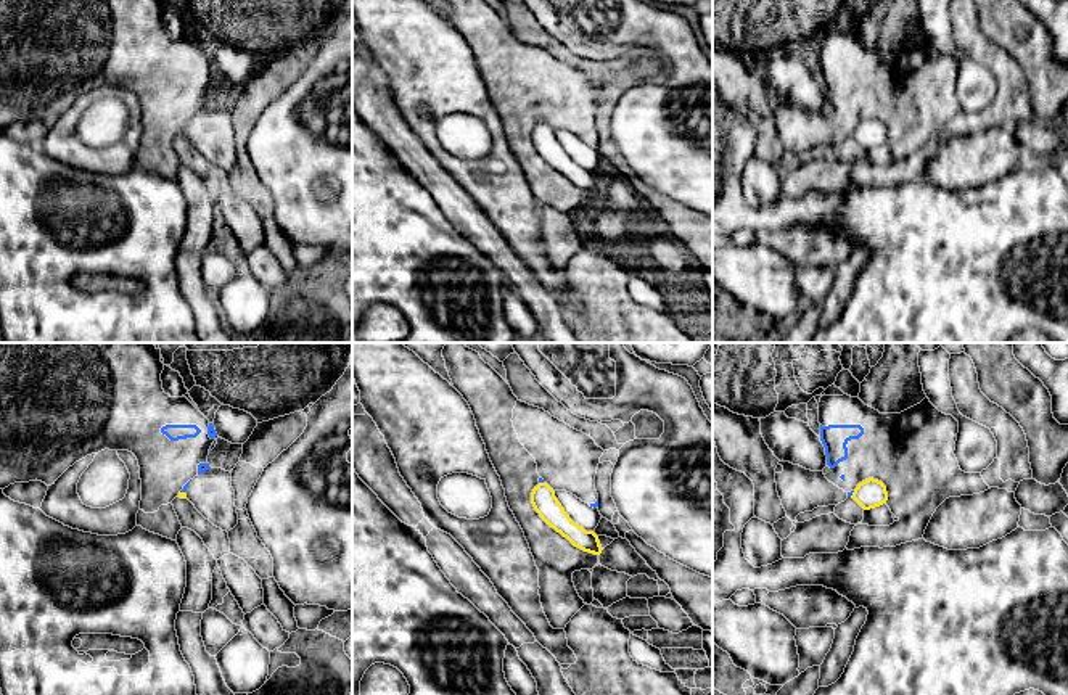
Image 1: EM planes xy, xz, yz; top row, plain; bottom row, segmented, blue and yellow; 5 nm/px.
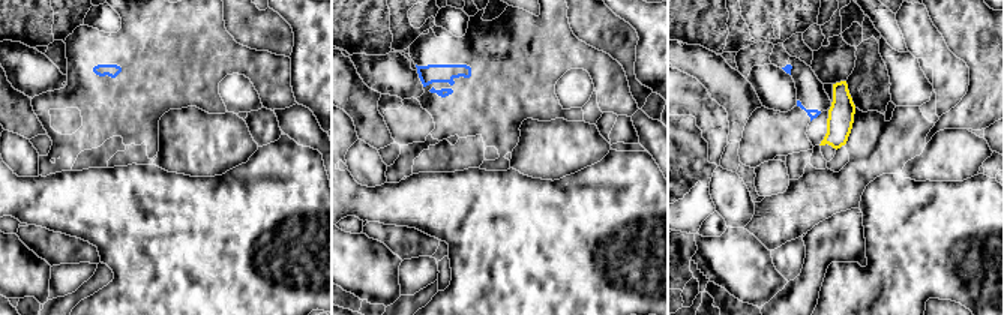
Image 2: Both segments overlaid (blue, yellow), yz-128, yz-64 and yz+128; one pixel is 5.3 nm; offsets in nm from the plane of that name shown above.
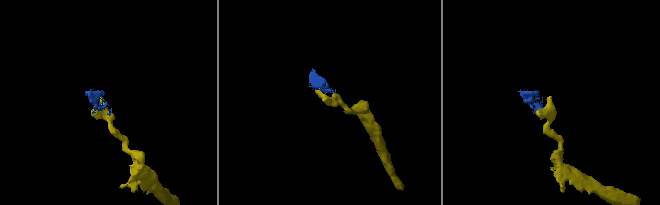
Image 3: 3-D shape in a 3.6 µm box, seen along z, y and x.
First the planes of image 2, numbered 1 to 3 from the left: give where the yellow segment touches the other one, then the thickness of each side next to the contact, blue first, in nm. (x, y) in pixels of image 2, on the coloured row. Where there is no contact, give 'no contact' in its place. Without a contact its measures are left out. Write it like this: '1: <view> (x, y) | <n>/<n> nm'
1: no contact
2: no contact
3: no contact

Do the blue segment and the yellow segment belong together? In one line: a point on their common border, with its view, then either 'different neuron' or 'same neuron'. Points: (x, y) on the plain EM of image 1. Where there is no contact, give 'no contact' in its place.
contact yz (851, 134); different neuron

